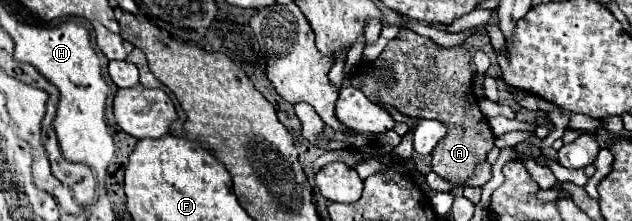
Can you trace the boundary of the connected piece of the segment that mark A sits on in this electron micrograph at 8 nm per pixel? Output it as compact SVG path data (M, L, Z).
M401 28L377 60L385 60L395 76L399 76L393 96L403 96L403 114L409 118L433 118L447 124L449 134L433 150L433 172L451 184L463 184L475 176L475 168L485 162L487 152L495 146L495 136L471 90L471 54L463 46L443 48L409 28Z

